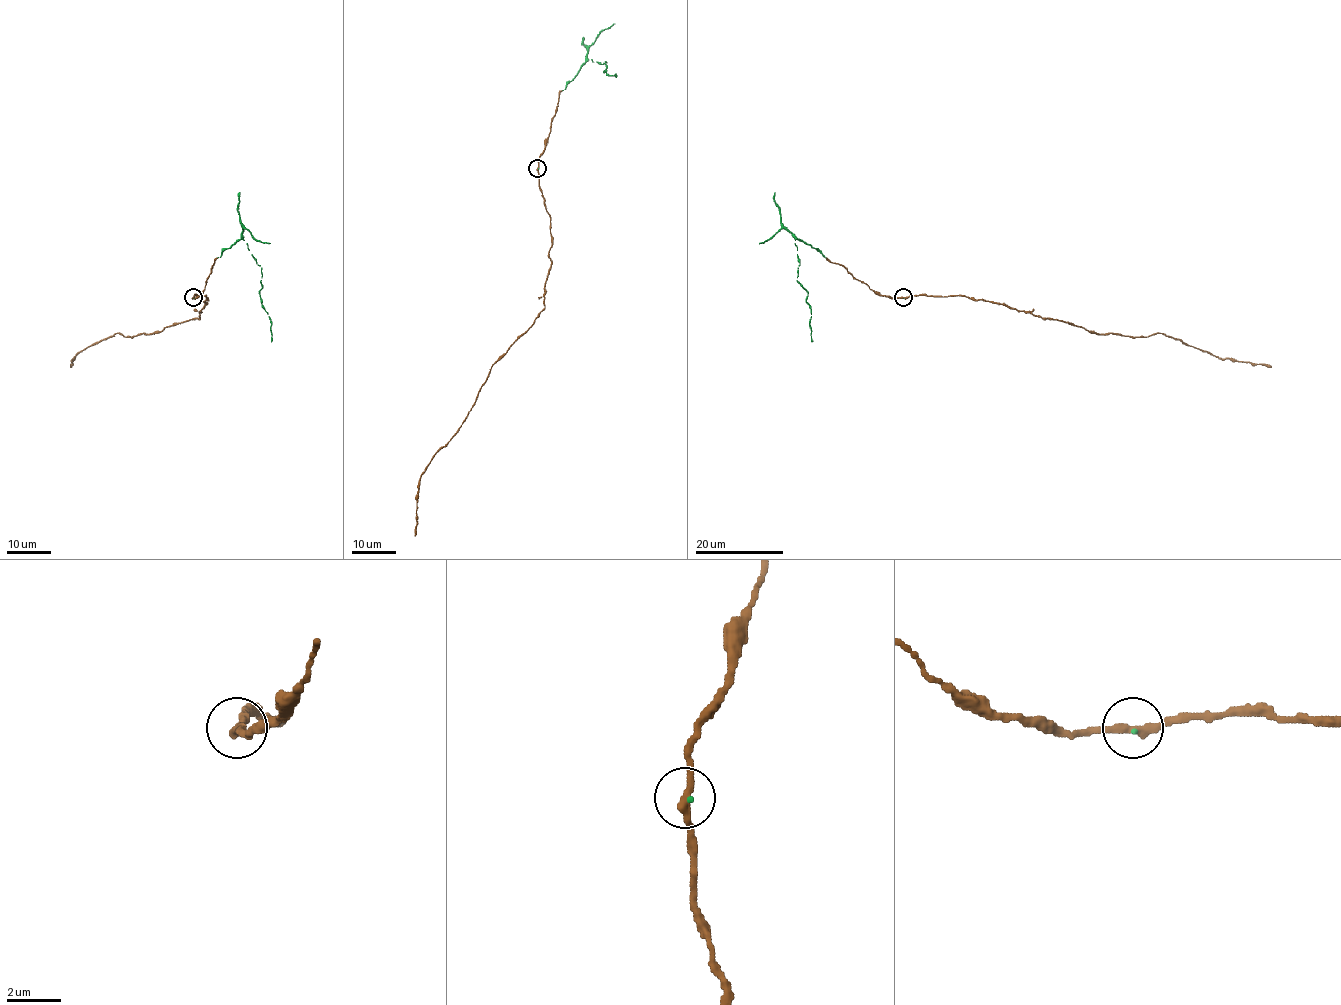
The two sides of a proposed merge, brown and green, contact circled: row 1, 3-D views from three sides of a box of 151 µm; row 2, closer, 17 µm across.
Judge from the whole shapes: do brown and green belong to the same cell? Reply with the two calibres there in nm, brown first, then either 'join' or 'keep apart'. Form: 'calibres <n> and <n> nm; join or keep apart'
calibres 320 and 100 nm; join

